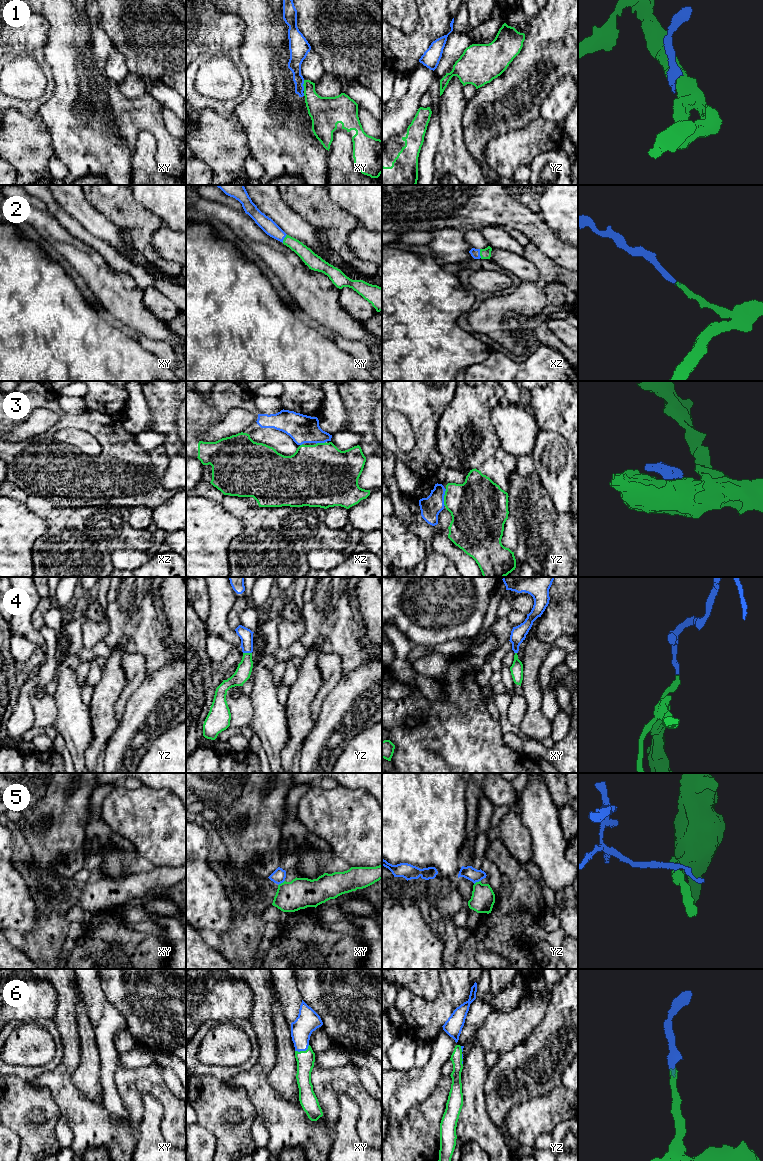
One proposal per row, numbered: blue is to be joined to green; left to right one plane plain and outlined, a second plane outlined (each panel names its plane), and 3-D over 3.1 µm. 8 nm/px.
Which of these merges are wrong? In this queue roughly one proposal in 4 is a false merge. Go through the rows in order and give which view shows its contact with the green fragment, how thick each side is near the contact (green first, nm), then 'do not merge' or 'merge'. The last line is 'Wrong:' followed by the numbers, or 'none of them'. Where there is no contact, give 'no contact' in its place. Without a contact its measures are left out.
1: xy | 200/120 nm | do not merge
2: xz | 80/80 nm | merge
3: yz | 400/170 nm | merge
4: yz | 120/110 nm | merge
5: xy | 240/110 nm | do not merge
6: xy | 140/180 nm | merge
Wrong: 1, 5

